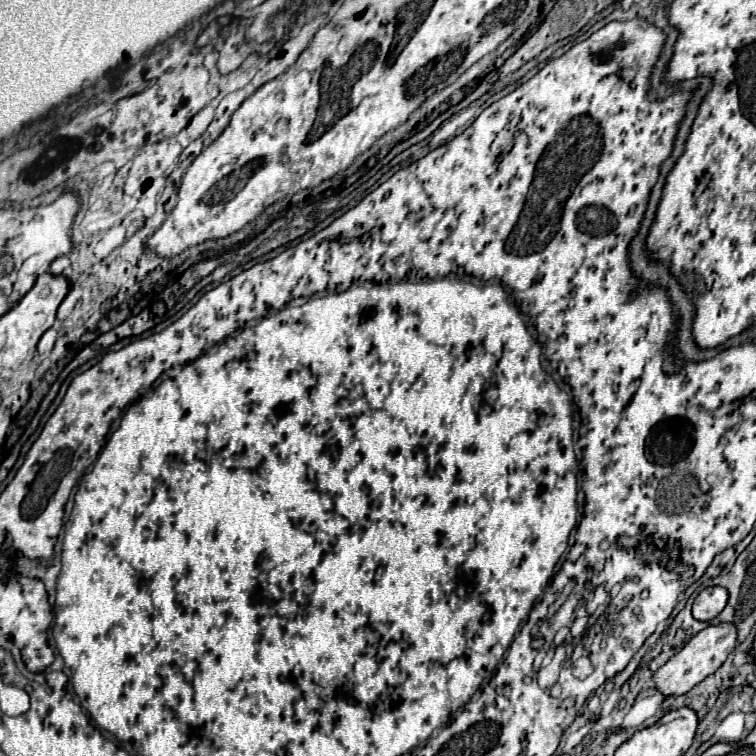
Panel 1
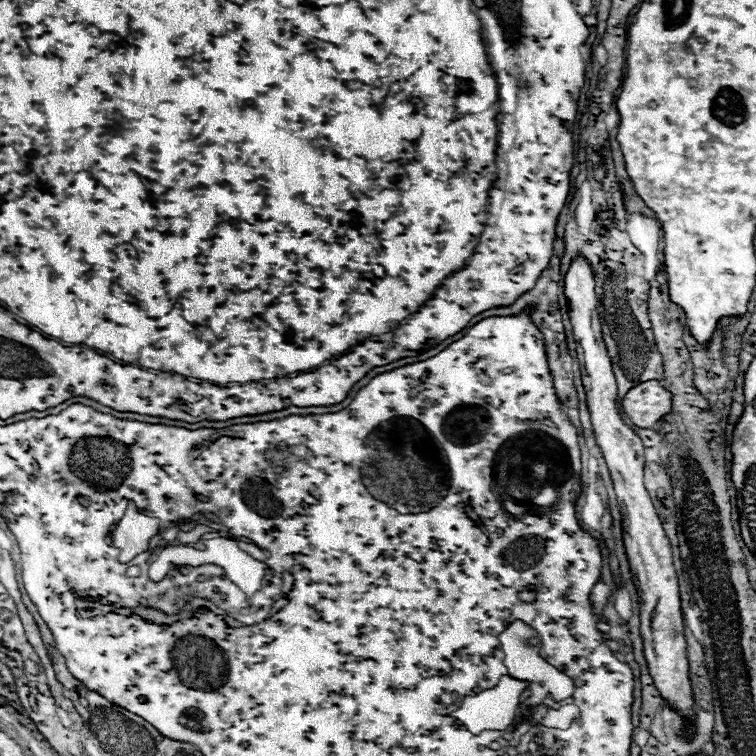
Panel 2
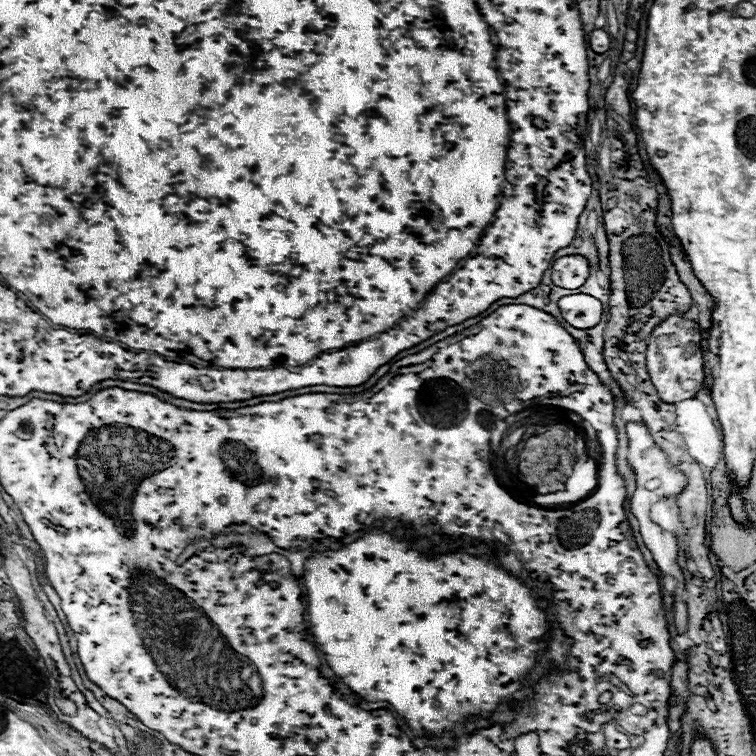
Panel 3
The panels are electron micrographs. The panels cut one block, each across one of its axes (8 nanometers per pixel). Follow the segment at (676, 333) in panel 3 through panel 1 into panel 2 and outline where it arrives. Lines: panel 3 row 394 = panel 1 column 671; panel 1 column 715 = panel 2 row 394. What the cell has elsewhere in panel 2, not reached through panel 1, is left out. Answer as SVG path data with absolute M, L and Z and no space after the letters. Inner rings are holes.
M648 380L634 386L622 398L620 408L634 426L652 428L662 416L672 412L672 394L658 380Z

